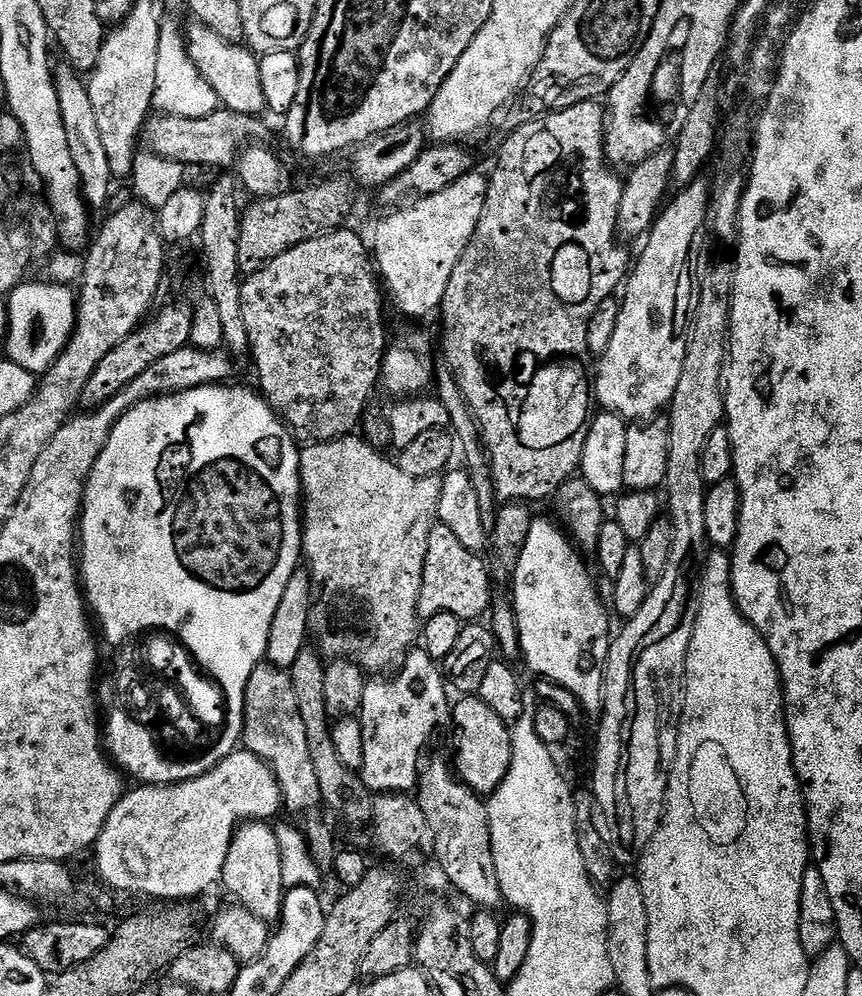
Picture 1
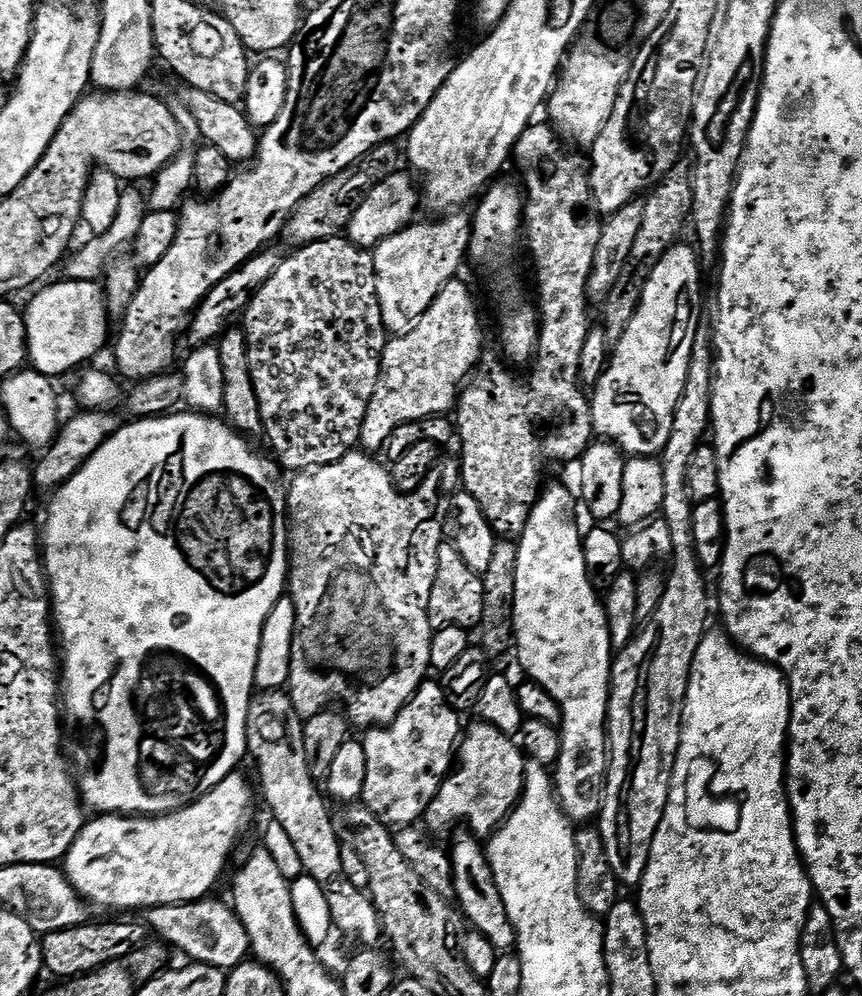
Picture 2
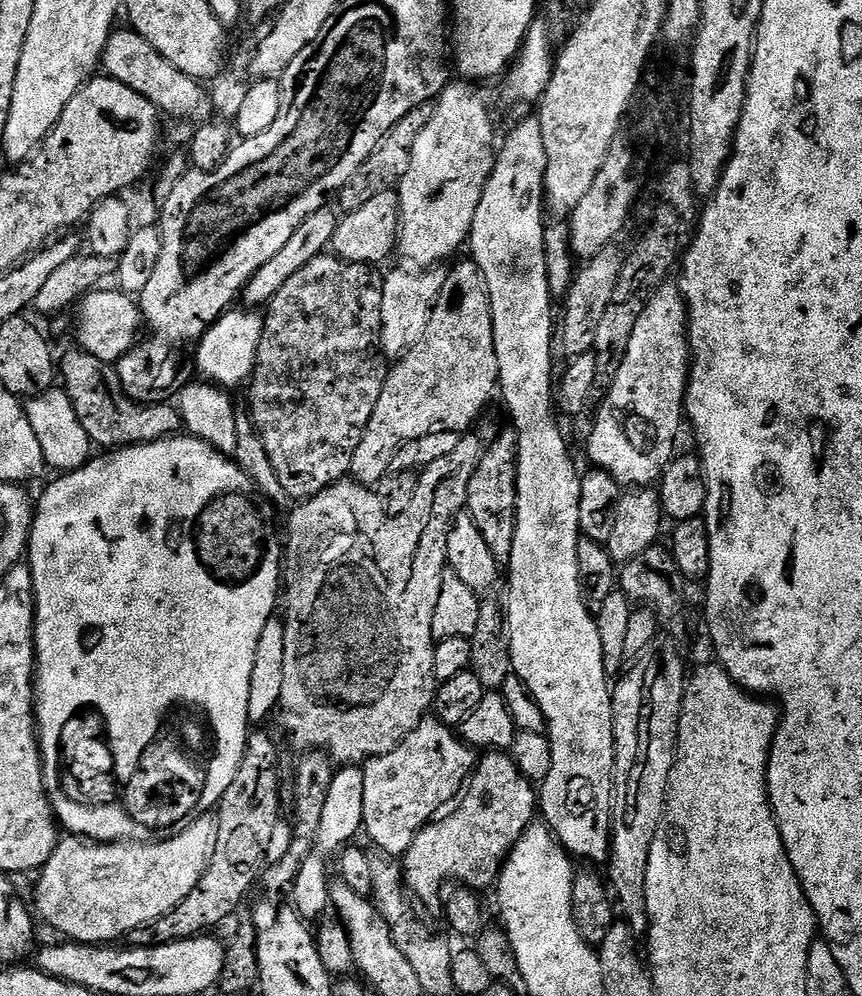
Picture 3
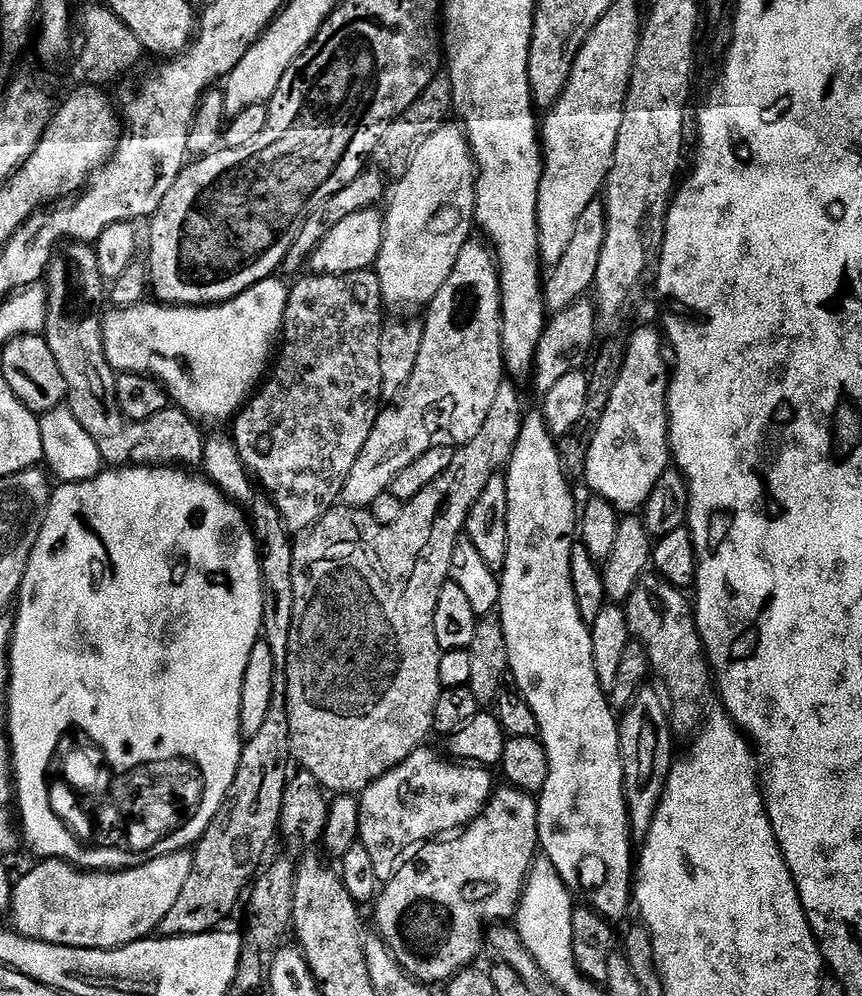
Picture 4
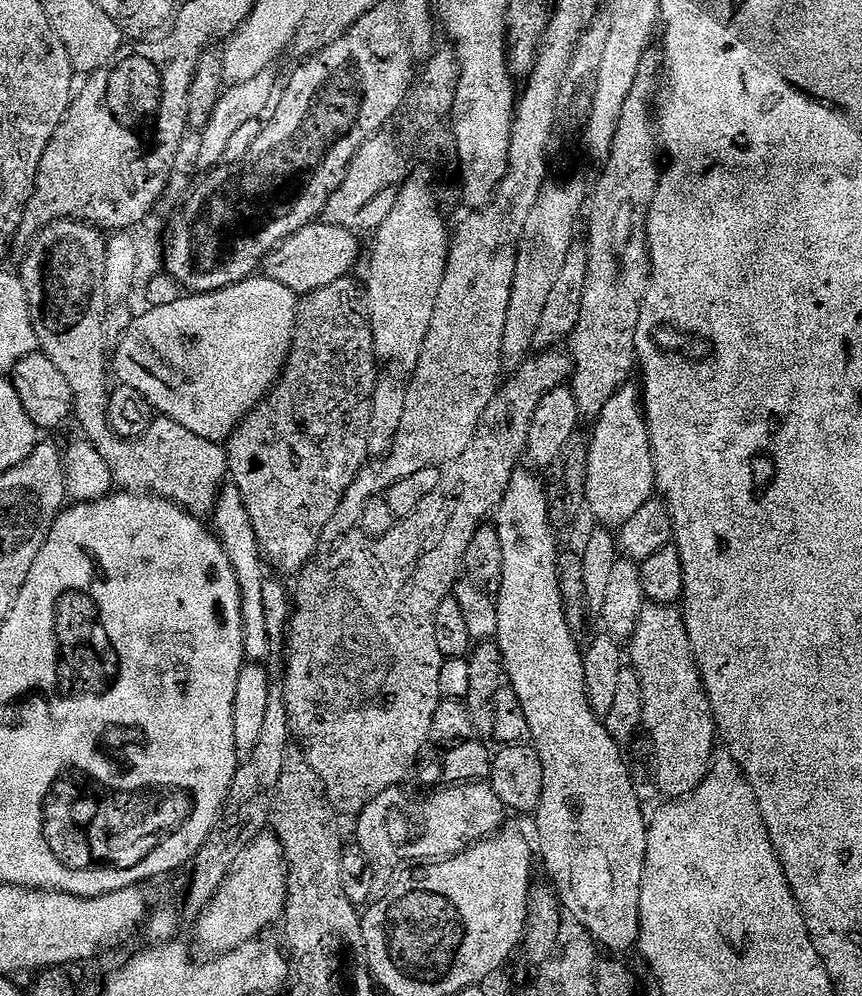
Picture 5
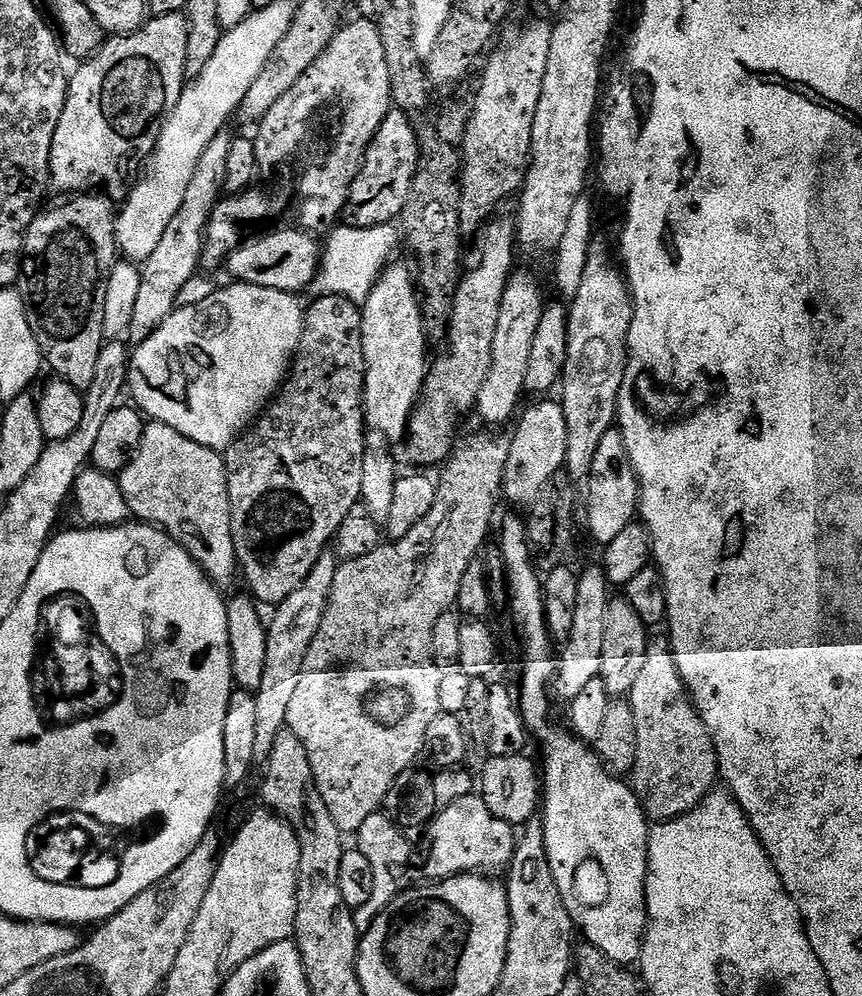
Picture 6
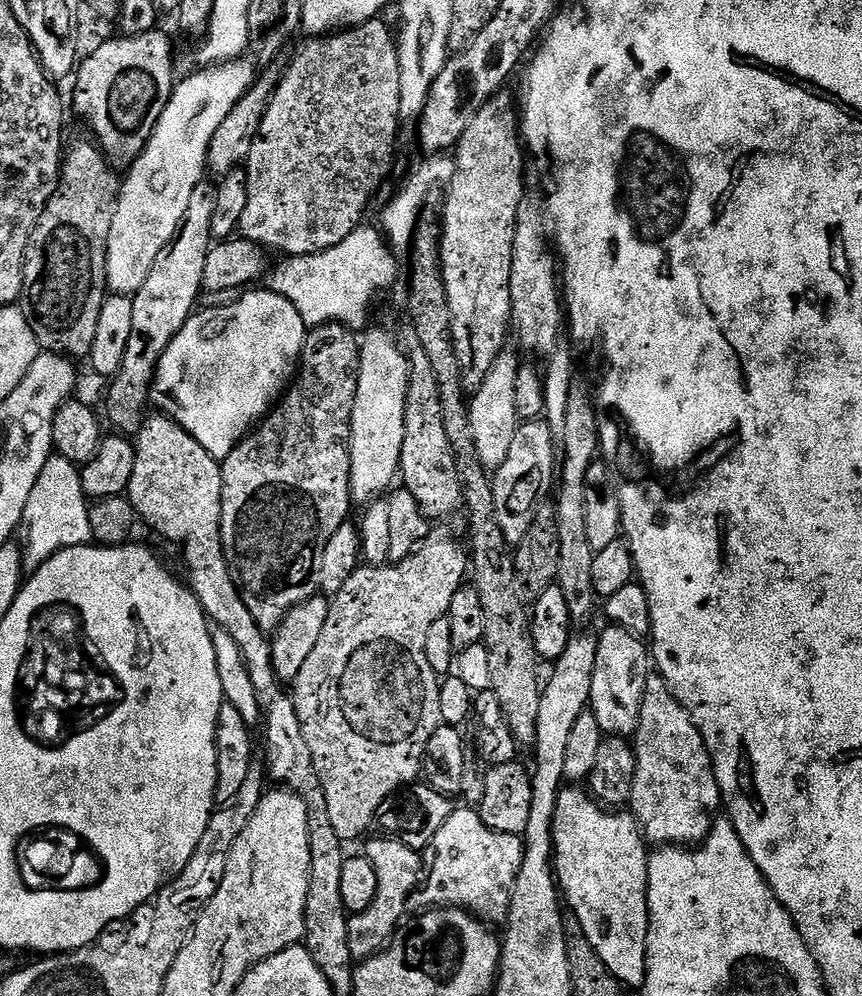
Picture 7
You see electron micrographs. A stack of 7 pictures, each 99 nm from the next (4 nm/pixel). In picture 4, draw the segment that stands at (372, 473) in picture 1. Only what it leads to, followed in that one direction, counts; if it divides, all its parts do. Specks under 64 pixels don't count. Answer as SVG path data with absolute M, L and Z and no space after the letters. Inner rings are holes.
M512 382L498 386L498 394L490 405L490 414L486 414L486 422L482 422L482 430L469 444L459 445L454 451L454 462L450 462L450 470L440 478L434 478L422 494L407 501L402 510L402 518L393 524L380 524L363 508L334 506L312 528L303 533L293 543L294 554L294 623L290 625L290 646L286 662L286 678L288 679L288 713L290 714L290 746L292 760L300 763L305 772L314 774L321 788L332 794L359 794L364 792L382 774L386 774L394 766L398 766L416 748L425 743L427 736L433 735L434 706L441 694L438 678L438 662L441 650L438 638L434 638L434 609L438 607L438 594L442 594L442 586L449 583L450 558L454 554L454 546L462 538L464 523L470 514L470 506L478 502L478 494L486 490L486 482L497 475L507 465L512 456L514 446L518 442L518 434L522 430L522 422L526 415L526 407L520 401Z

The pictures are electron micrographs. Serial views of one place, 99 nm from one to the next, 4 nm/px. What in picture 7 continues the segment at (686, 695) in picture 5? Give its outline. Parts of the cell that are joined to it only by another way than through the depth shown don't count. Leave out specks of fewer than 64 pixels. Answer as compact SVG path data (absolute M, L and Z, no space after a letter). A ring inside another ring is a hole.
M658 674L649 675L642 698L642 710L634 733L636 773L634 790L630 801L631 815L635 816L645 841L656 846L696 846L708 837L708 832L718 819L722 808L720 787L716 771L712 768L712 756L708 753L702 734L696 729L687 710L682 707L671 692L668 684Z

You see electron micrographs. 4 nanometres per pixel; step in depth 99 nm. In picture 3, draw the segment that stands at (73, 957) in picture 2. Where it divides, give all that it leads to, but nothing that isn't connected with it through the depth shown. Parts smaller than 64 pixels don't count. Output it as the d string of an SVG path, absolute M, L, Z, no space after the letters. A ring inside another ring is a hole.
M264 730L249 731L238 774L234 774L230 790L226 790L220 799L220 816L215 819L218 842L199 888L195 888L170 914L158 918L147 928L135 928L128 933L126 940L131 947L155 948L157 944L173 944L175 940L211 933L211 928L218 927L227 916L235 914L236 907L255 884L257 887L269 863L268 851L280 820L280 748L270 733L260 731Z

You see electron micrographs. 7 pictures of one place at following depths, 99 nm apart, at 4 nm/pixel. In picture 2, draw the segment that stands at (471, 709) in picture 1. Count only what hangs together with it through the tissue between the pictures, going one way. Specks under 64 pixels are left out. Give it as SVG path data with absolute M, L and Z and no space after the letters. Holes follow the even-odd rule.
M475 723L463 729L458 745L458 770L449 772L432 804L423 814L422 820L429 833L437 834L451 824L464 823L460 825L466 826L473 836L491 837L507 820L524 793L526 757L519 743L494 726Z

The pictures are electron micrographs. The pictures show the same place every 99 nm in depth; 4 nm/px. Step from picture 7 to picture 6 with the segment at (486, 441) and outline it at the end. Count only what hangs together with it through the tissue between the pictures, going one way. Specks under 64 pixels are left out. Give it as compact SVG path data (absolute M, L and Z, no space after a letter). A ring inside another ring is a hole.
M513 271L502 294L502 306L498 310L498 330L494 330L490 374L486 374L482 390L478 390L478 402L475 406L475 411L480 412L481 418L488 424L504 424L508 419L511 421L521 407L520 396L525 395L524 383L526 370L530 366L530 349L538 330L538 322L542 322L545 303L546 297L535 274Z

